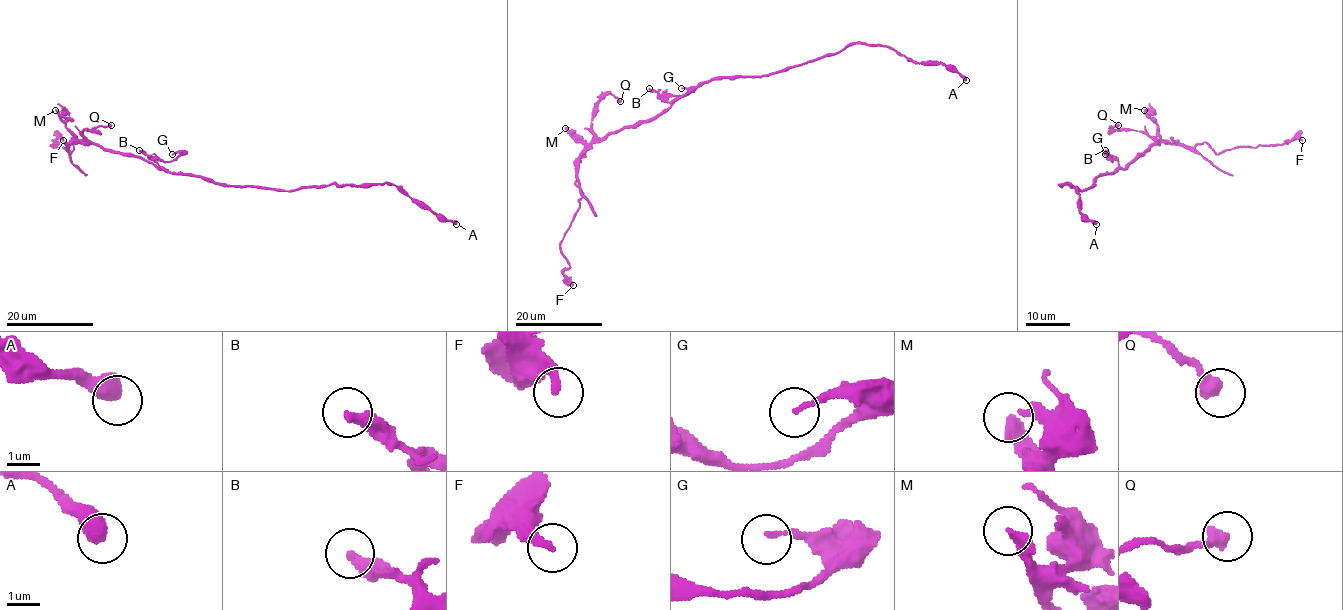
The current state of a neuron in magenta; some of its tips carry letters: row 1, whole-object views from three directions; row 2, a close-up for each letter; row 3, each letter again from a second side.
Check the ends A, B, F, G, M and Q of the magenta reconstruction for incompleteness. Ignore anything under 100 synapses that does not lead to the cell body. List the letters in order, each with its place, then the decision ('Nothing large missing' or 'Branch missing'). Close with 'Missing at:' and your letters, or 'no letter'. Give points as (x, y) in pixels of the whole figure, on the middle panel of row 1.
A: Place: (966, 80). Nothing large missing
B: Place: (649, 88). Nothing large missing
F: Place: (573, 285). Nothing large missing
G: Place: (681, 88). Nothing large missing
M: Place: (565, 128). Nothing large missing
Q: Place: (620, 101). Nothing large missing
Missing at: no letter

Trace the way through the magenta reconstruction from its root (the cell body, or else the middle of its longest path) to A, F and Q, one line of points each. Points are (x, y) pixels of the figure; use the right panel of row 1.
A: (1105, 174), (1084, 190), (1067, 184), (1060, 185), (1069, 183), (1078, 191), (1079, 210), (1096, 224)
F: (1105, 174), (1123, 168), (1148, 147), (1161, 142), (1187, 147), (1205, 142), (1219, 154), (1237, 147), (1302, 140)
Q: (1105, 174), (1123, 168), (1154, 142), (1139, 130), (1114, 130), (1109, 126), (1118, 125)

